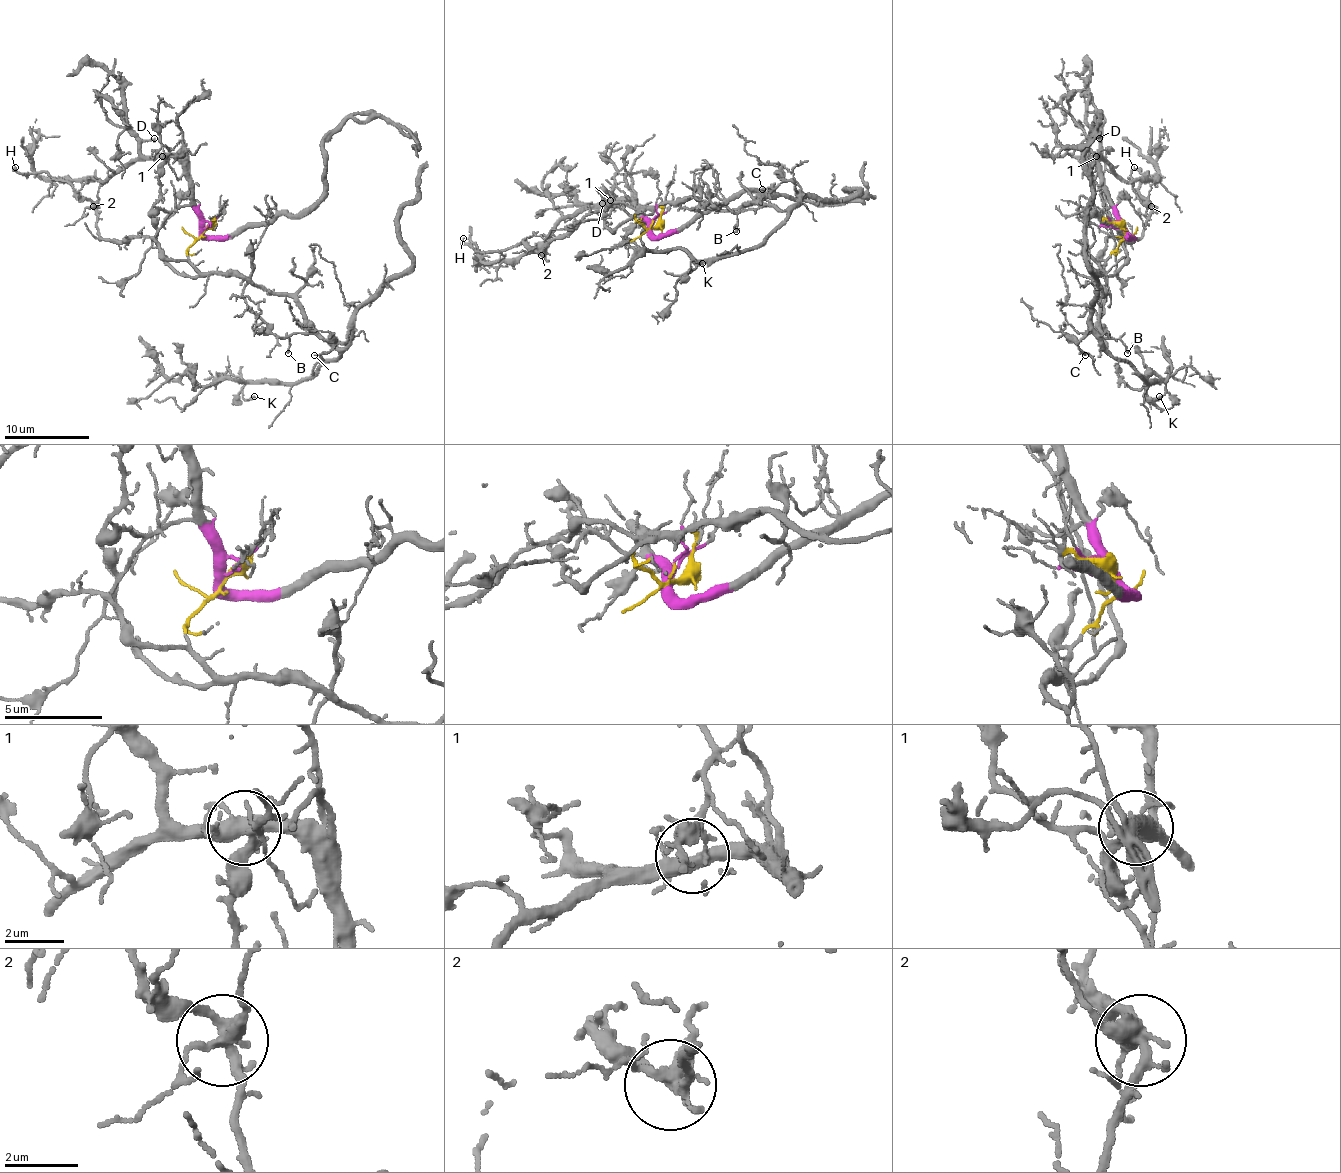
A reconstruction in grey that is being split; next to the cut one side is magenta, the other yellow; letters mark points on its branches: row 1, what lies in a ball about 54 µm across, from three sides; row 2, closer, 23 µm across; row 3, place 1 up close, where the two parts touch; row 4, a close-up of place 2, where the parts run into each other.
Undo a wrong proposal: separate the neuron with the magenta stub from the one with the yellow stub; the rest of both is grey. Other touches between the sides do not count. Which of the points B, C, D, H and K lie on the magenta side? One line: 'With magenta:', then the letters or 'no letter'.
With magenta: D

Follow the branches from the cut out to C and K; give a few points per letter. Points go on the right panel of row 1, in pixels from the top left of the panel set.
C: (1126, 233), (1103, 273), (1094, 277), (1105, 290), (1100, 338), (1107, 345), (1092, 330), (1077, 343), (1086, 355)
K: (1126, 233), (1103, 273), (1094, 277), (1105, 290), (1100, 338), (1147, 383), (1166, 385), (1155, 400), (1160, 395)

